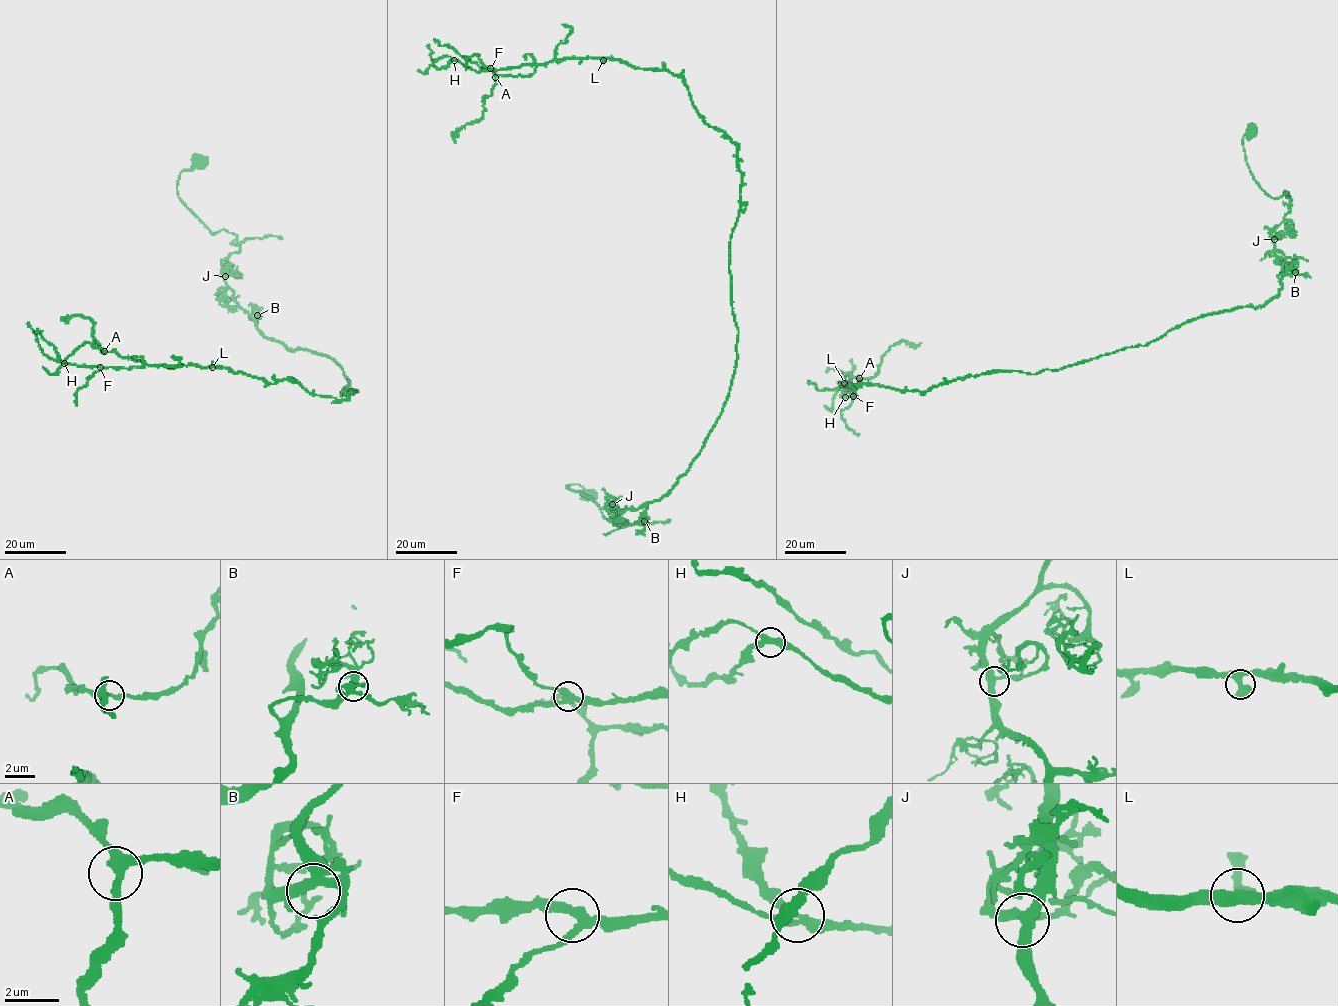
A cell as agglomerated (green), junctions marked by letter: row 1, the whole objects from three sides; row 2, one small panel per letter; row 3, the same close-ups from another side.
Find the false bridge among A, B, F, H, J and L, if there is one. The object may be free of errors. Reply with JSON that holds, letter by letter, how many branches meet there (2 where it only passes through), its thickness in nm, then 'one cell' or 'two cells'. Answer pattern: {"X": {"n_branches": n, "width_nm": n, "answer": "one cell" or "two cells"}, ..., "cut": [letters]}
{"A": {"n_branches": 3, "width_nm": 300, "answer": "one cell"}, "B": {"n_branches": 3, "width_nm": 360, "answer": "one cell"}, "F": {"n_branches": 3, "width_nm": 320, "answer": "one cell"}, "H": {"n_branches": 3, "width_nm": 340, "answer": "one cell"}, "J": {"n_branches": 3, "width_nm": 320, "answer": "one cell"}, "L": {"n_branches": 3, "width_nm": 400, "answer": "one cell"}, "cut": []}

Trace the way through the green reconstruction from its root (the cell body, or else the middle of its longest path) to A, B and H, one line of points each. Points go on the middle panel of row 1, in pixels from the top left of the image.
A: (589, 493), (566, 485), (627, 524), (613, 503), (665, 496), (721, 412), (737, 145), (666, 70), (495, 77)
B: (589, 493), (566, 485), (625, 525), (613, 503), (621, 513), (647, 504), (644, 521)
H: (589, 493), (566, 485), (627, 524), (613, 503), (665, 496), (721, 412), (737, 145), (666, 70), (454, 60)

